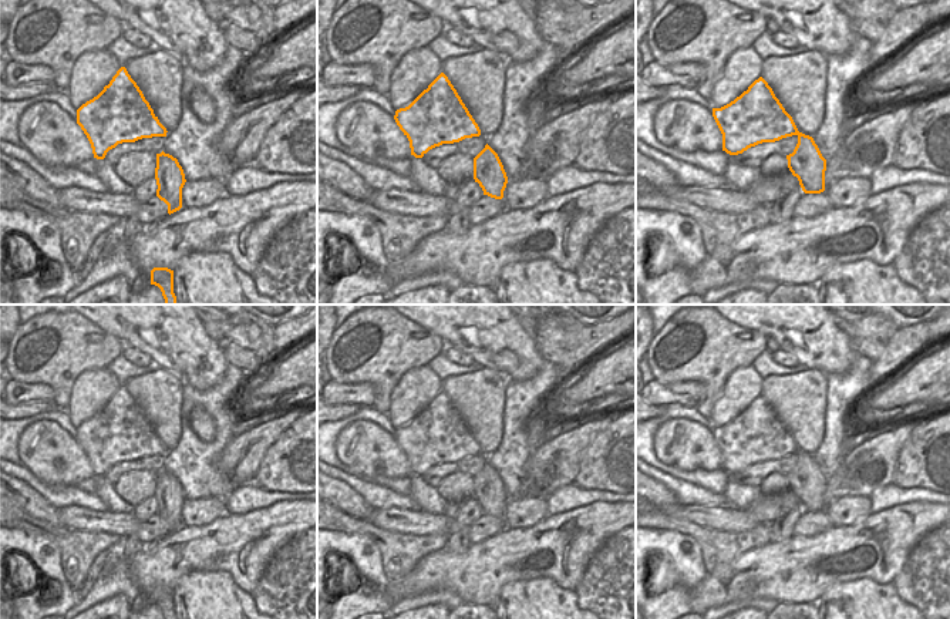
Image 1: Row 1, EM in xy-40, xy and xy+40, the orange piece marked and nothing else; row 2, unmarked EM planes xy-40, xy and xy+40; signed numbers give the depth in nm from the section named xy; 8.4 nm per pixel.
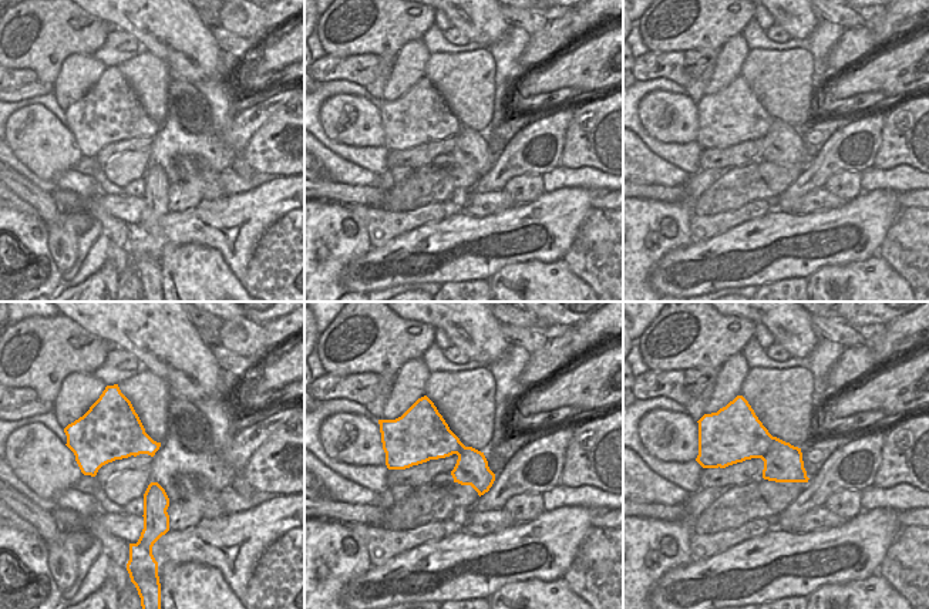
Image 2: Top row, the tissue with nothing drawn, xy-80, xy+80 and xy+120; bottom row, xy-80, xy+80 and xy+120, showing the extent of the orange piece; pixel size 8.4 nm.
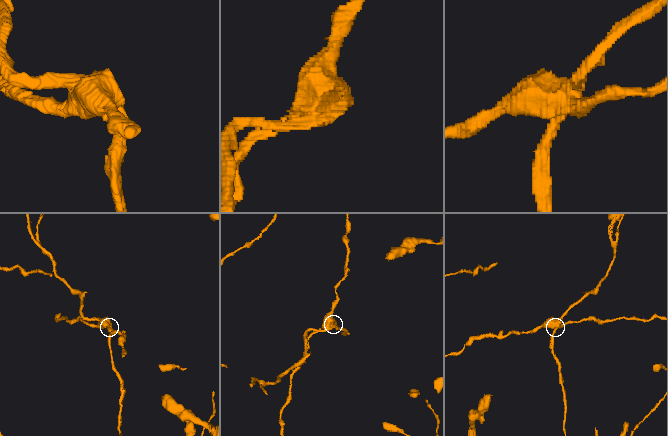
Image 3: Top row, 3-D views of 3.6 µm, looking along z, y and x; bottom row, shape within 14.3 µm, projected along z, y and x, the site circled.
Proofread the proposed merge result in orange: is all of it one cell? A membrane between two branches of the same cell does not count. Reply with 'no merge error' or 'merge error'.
merge error

